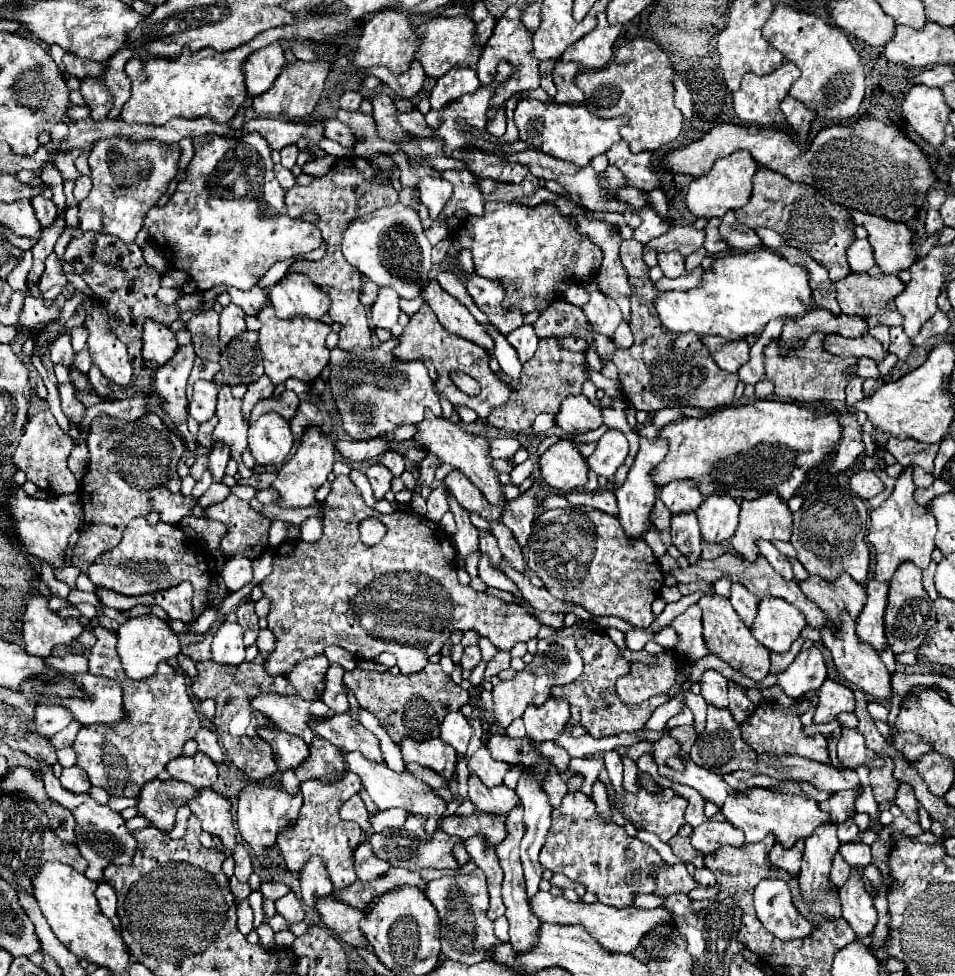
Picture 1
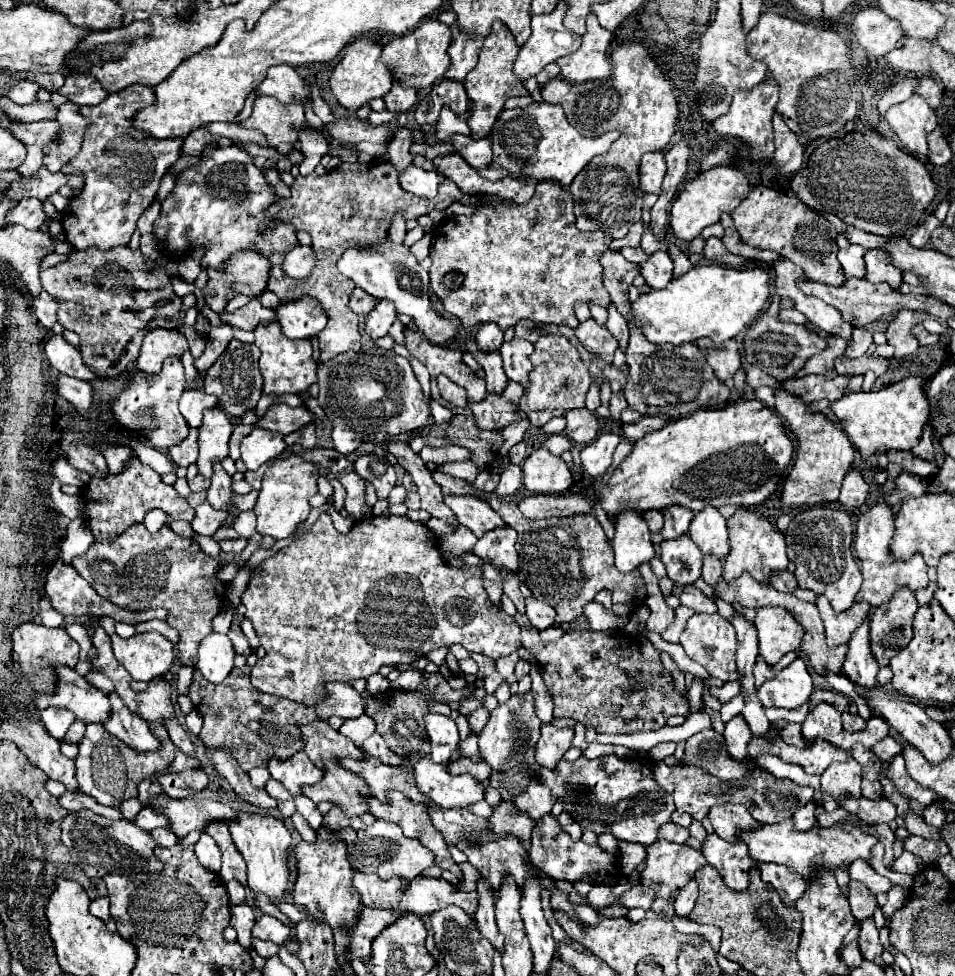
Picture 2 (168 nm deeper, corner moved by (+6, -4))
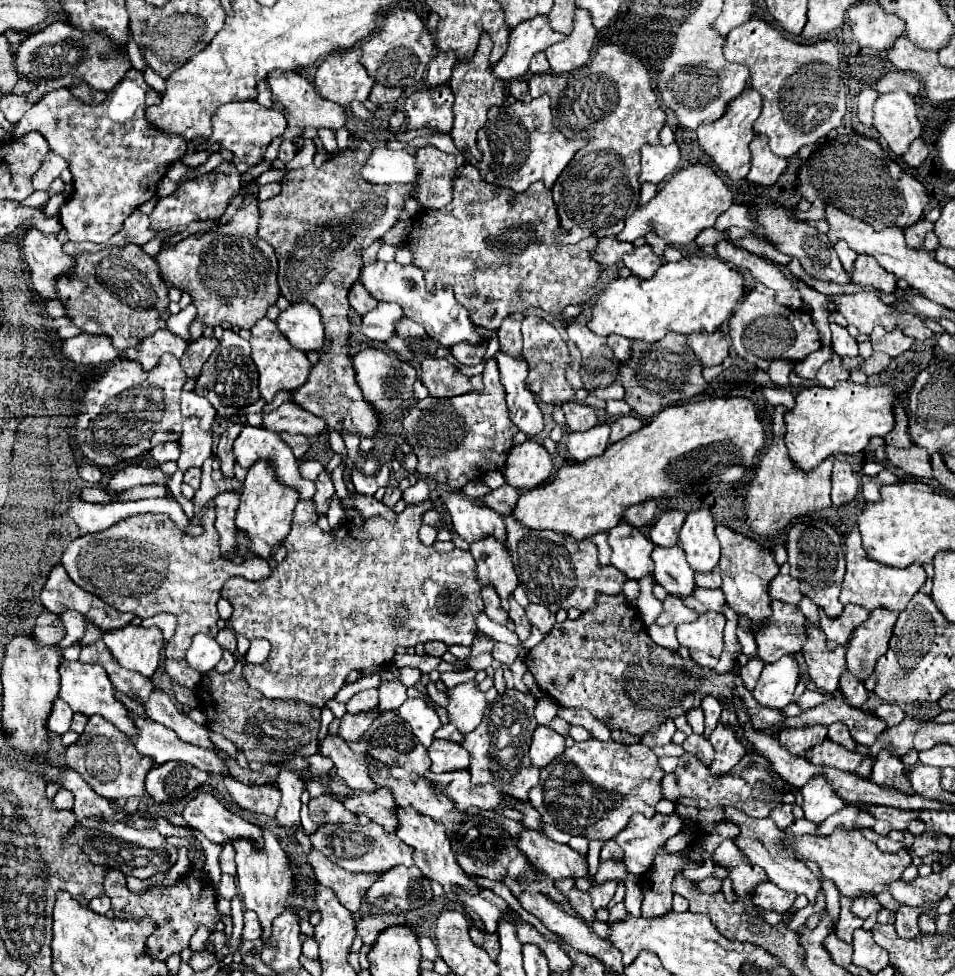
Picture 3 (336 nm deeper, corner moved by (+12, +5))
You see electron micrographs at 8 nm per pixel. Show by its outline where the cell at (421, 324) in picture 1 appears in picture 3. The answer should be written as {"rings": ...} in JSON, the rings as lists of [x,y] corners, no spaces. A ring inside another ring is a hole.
{"rings":[[[422,354],[420,366],[420,380],[428,388],[430,396],[446,398],[446,396],[460,396],[468,392],[482,390],[482,376],[464,376],[460,374],[450,362],[438,360],[436,356]]]}

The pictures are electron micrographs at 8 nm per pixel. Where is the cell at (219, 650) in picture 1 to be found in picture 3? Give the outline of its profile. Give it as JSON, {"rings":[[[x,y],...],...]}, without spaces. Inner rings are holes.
{"rings":[[[198,634],[194,636],[184,660],[192,670],[200,674],[208,674],[210,670],[214,670],[220,658],[222,658],[222,648],[218,646],[218,642],[206,634]]]}

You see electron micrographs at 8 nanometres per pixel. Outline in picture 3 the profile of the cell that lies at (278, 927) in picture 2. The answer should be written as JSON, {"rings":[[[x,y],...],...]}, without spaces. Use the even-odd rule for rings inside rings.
{"rings":[[[246,910],[244,912],[244,932],[242,932],[242,940],[256,940],[256,938],[260,938],[262,934],[262,928],[260,928],[260,924],[258,924],[258,916],[254,916],[254,912],[250,912],[250,910]]]}

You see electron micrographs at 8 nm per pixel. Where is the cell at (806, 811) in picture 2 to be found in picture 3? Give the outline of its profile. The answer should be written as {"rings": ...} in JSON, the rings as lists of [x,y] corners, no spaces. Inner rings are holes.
{"rings":[[[780,804],[778,808],[774,808],[774,812],[770,812],[770,818],[778,828],[788,828],[794,822],[792,804]]]}

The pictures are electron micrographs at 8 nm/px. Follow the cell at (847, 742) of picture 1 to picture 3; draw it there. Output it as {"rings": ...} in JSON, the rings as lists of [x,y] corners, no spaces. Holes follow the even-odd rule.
{"rings":[[[810,780],[810,784],[806,784],[800,792],[804,818],[816,826],[844,808],[844,800],[838,800],[838,796],[834,796],[834,790],[830,784],[826,784],[826,780]]]}

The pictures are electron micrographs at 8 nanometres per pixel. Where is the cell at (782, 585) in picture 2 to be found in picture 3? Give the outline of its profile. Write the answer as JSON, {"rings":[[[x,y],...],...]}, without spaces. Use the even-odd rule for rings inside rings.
{"rings":[[[778,574],[770,584],[770,596],[774,600],[782,600],[786,604],[798,604],[802,600],[802,594],[798,590],[798,580],[792,576]]]}

